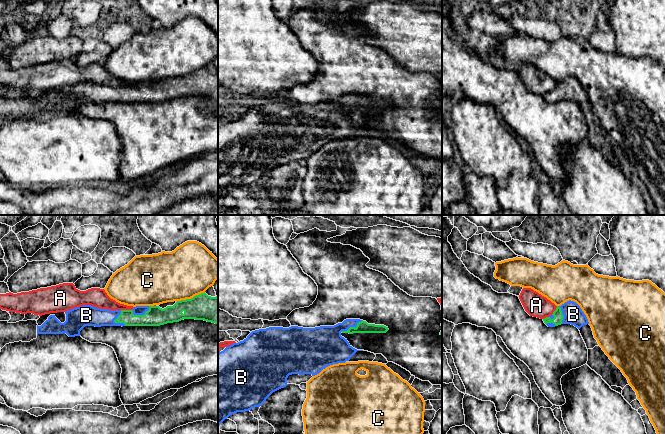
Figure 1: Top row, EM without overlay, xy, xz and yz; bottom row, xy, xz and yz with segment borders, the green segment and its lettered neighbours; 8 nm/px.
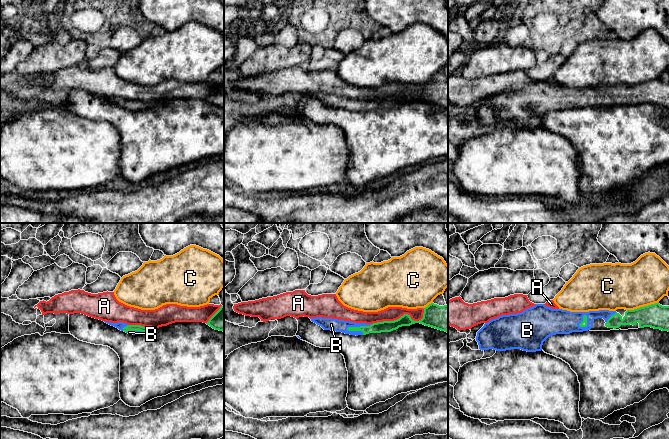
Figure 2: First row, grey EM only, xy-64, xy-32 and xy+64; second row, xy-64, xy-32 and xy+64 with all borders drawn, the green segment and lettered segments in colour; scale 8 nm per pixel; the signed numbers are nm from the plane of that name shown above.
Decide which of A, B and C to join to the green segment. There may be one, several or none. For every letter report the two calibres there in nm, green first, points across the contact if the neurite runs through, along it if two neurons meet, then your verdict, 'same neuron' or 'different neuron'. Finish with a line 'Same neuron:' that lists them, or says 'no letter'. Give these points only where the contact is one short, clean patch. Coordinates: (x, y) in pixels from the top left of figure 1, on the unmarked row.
A: 160 nm thick on the green side, 140 nm on the other; different neuron
B: 120 nm thick on the green side, 170 nm on the other; same neuron
C: 220 nm thick on the green side, 400 nm on the other; border along xy (204, 67), (176, 78); different neuron
Same neuron: B

